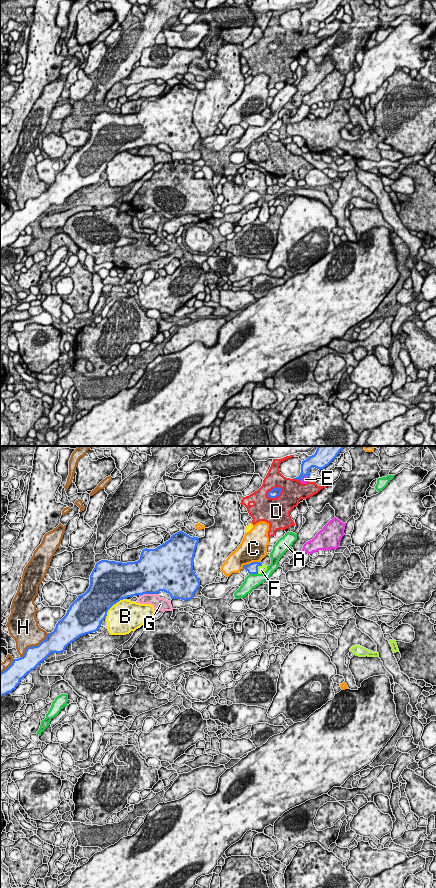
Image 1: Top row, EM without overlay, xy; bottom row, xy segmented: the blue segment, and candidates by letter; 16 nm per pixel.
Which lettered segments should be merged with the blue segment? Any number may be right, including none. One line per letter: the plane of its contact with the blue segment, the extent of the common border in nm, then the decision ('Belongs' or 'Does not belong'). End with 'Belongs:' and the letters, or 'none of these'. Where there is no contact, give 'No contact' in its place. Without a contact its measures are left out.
A: Touches blue in xy. Shared border 140 nm. Does not belong
B: Touches blue in xy. Shared border 480 nm. Does not belong
C: Touches blue in xy. Shared border 320 nm. Does not belong
D: Touches blue in xy. Shared border 280 nm. Does not belong
E: Touches blue in xy. Shared border 160 nm. Does not belong
F: Touches blue in xy. Shared border 180 nm. Belongs
G: Touches blue in xy. Shared border 280 nm. Does not belong
H: Touches blue in xy. Shared border 600 nm. Does not belong
Belongs: F

